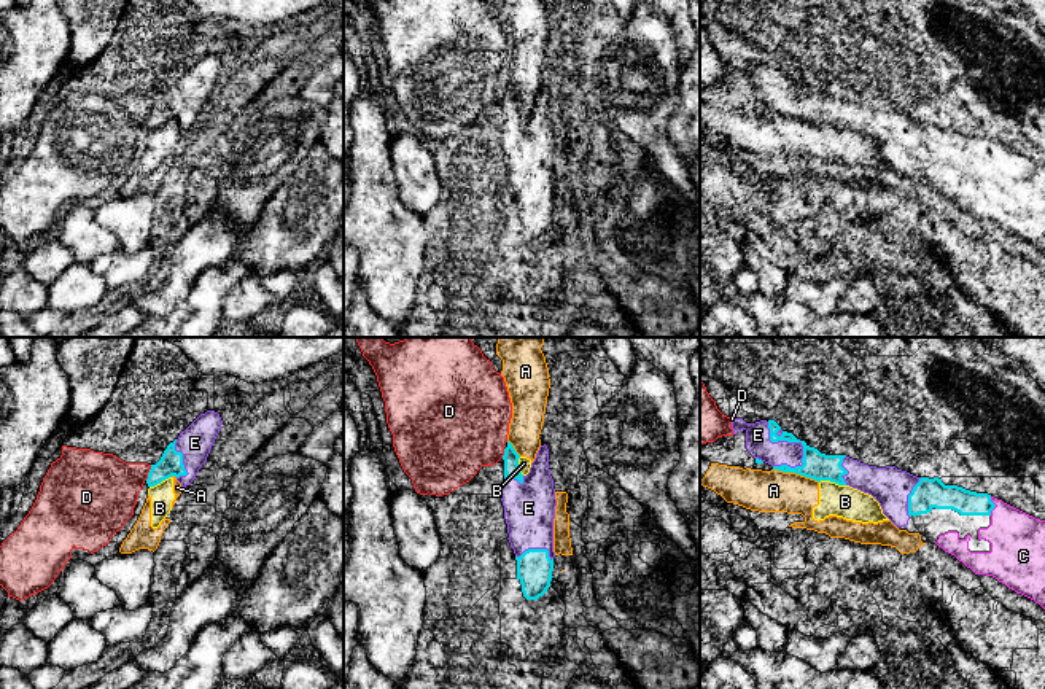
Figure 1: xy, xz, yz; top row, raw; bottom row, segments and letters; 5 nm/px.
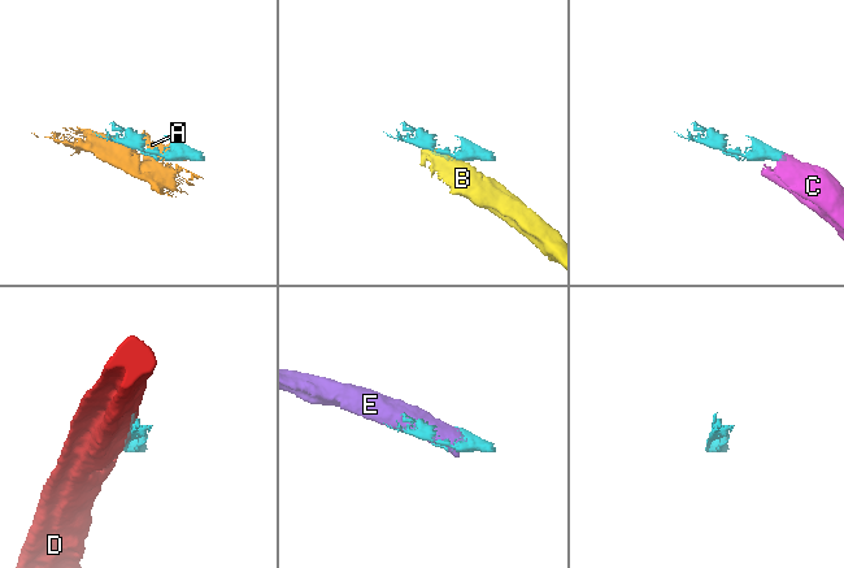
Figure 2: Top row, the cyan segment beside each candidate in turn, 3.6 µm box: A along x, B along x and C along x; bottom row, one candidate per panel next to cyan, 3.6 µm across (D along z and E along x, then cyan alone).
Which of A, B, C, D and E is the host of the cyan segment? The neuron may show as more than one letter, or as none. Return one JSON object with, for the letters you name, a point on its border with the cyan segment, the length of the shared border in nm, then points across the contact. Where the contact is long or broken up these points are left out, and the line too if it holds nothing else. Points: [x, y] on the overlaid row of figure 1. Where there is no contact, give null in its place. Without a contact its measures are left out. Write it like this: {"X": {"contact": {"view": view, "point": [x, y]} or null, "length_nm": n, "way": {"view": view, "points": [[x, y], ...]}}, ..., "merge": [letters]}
{"C": {"contact": {"view": "yz", "point": [994, 506]}, "length_nm": 100, "way": {"view": "yz", "points": [[964, 502], [994, 506], [1017, 540]]}}, "E": {"contact": {"view": "yz", "point": [788, 441]}, "length_nm": 280}, "merge": ["C", "E"]}

